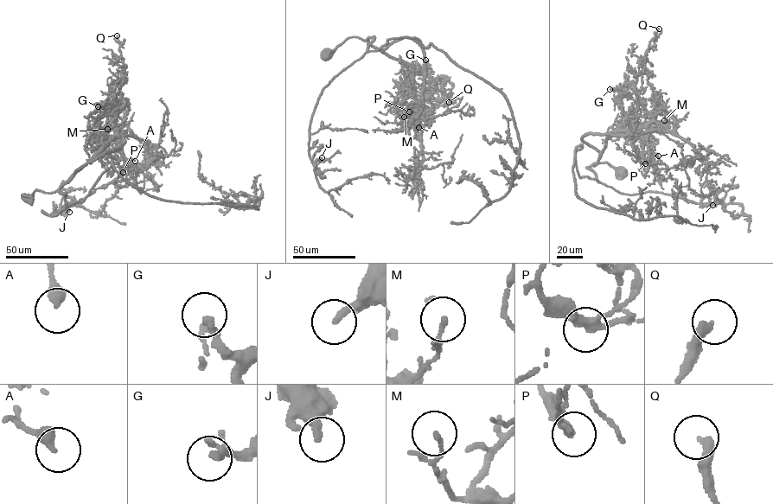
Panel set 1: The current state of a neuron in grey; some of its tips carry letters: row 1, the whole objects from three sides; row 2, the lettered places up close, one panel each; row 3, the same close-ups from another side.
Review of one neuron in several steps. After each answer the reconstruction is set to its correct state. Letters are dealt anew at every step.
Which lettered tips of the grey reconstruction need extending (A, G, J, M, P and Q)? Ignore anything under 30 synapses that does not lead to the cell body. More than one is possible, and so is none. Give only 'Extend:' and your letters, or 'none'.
Extend: none

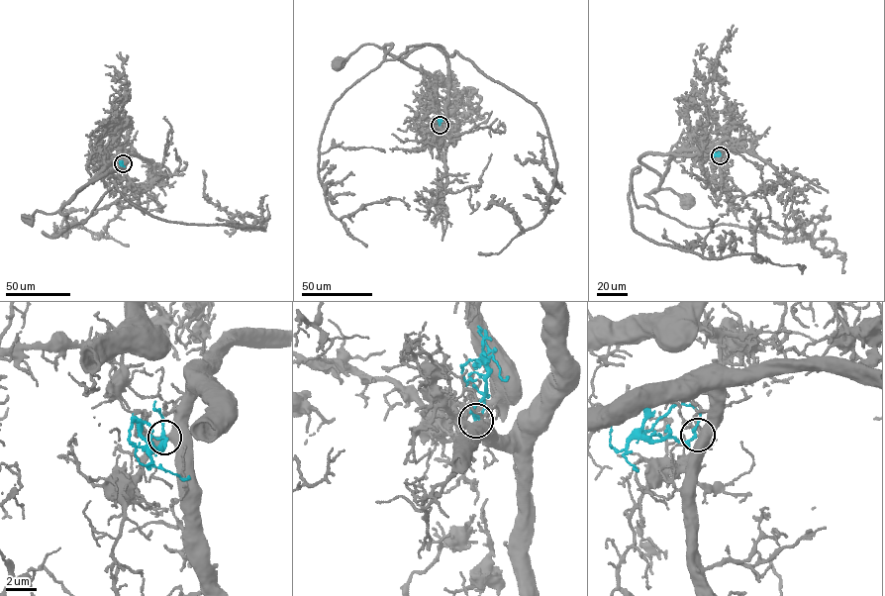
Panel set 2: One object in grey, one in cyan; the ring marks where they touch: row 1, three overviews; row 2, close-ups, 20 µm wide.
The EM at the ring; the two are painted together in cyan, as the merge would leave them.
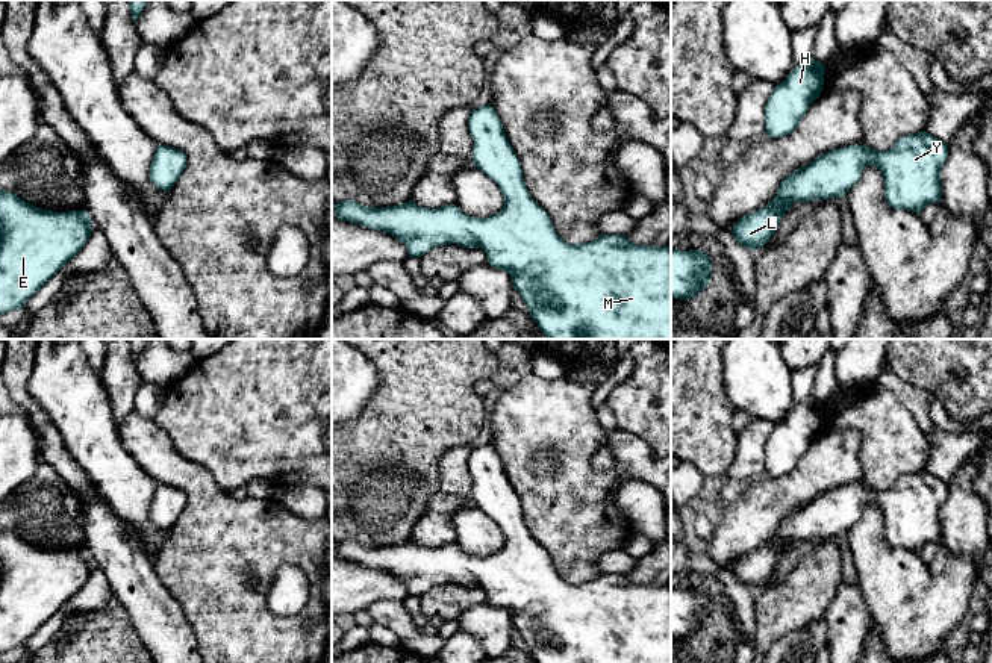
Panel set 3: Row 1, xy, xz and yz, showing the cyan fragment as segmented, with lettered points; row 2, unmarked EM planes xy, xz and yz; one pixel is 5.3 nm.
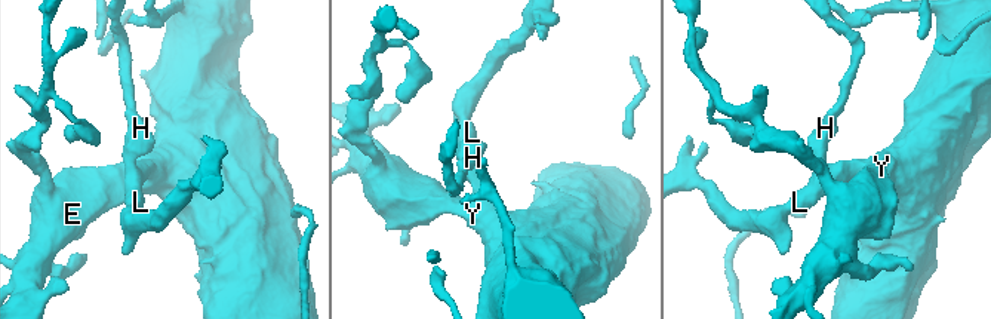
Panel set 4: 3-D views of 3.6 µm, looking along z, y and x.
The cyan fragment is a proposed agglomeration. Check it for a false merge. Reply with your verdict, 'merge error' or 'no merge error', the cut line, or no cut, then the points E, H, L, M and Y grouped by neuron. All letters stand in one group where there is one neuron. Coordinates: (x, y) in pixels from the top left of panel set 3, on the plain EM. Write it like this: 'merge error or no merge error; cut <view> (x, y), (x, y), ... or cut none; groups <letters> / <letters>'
no merge error; cut none; groups E H L M Y

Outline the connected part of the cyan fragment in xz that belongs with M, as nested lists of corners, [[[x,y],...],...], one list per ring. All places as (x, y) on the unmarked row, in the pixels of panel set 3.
[[[491,444],[471,450],[468,469],[474,480],[473,503],[494,519],[504,534],[503,548],[486,557],[465,554],[456,543],[421,546],[412,539],[388,546],[367,546],[354,539],[335,542],[338,559],[383,569],[407,587],[409,596],[457,583],[482,587],[488,602],[506,610],[529,645],[536,663],[671,663],[671,587],[636,584],[622,574],[600,574],[585,583],[568,583],[554,569],[550,554],[532,537],[498,453]]]

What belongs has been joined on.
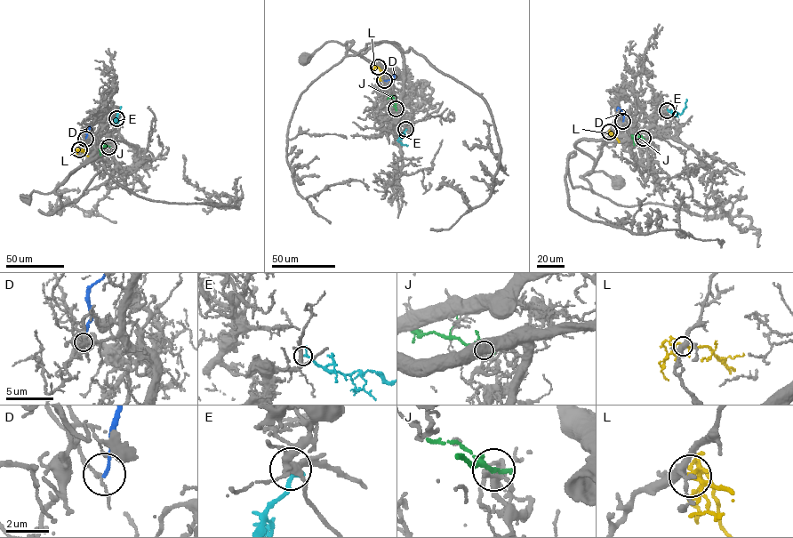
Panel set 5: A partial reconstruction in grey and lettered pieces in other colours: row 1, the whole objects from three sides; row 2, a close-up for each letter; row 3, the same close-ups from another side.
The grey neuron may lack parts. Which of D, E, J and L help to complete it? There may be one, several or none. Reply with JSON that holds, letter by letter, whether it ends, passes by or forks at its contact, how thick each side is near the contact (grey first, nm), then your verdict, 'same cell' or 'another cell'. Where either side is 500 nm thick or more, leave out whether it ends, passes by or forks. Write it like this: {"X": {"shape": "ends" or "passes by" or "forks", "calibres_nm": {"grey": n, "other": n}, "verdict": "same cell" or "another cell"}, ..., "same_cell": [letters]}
{"D": {"shape": "ends", "calibres_nm": {"grey": 130, "other": 150}, "verdict": "another cell"}, "E": {"shape": "passes by", "calibres_nm": {"grey": 280, "other": 140}, "verdict": "same cell"}, "J": {"shape": "passes by", "calibres_nm": {"grey": 240, "other": 200}, "verdict": "another cell"}, "L": {"shape": "forks", "calibres_nm": {"grey": 340, "other": 150}, "verdict": "another cell"}, "same_cell": ["E"]}

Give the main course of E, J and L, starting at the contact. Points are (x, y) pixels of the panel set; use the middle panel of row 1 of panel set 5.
E: (405, 129), (398, 140), (408, 145)
J: (396, 108), (393, 98), (388, 99)
L: (378, 67), (380, 80)

